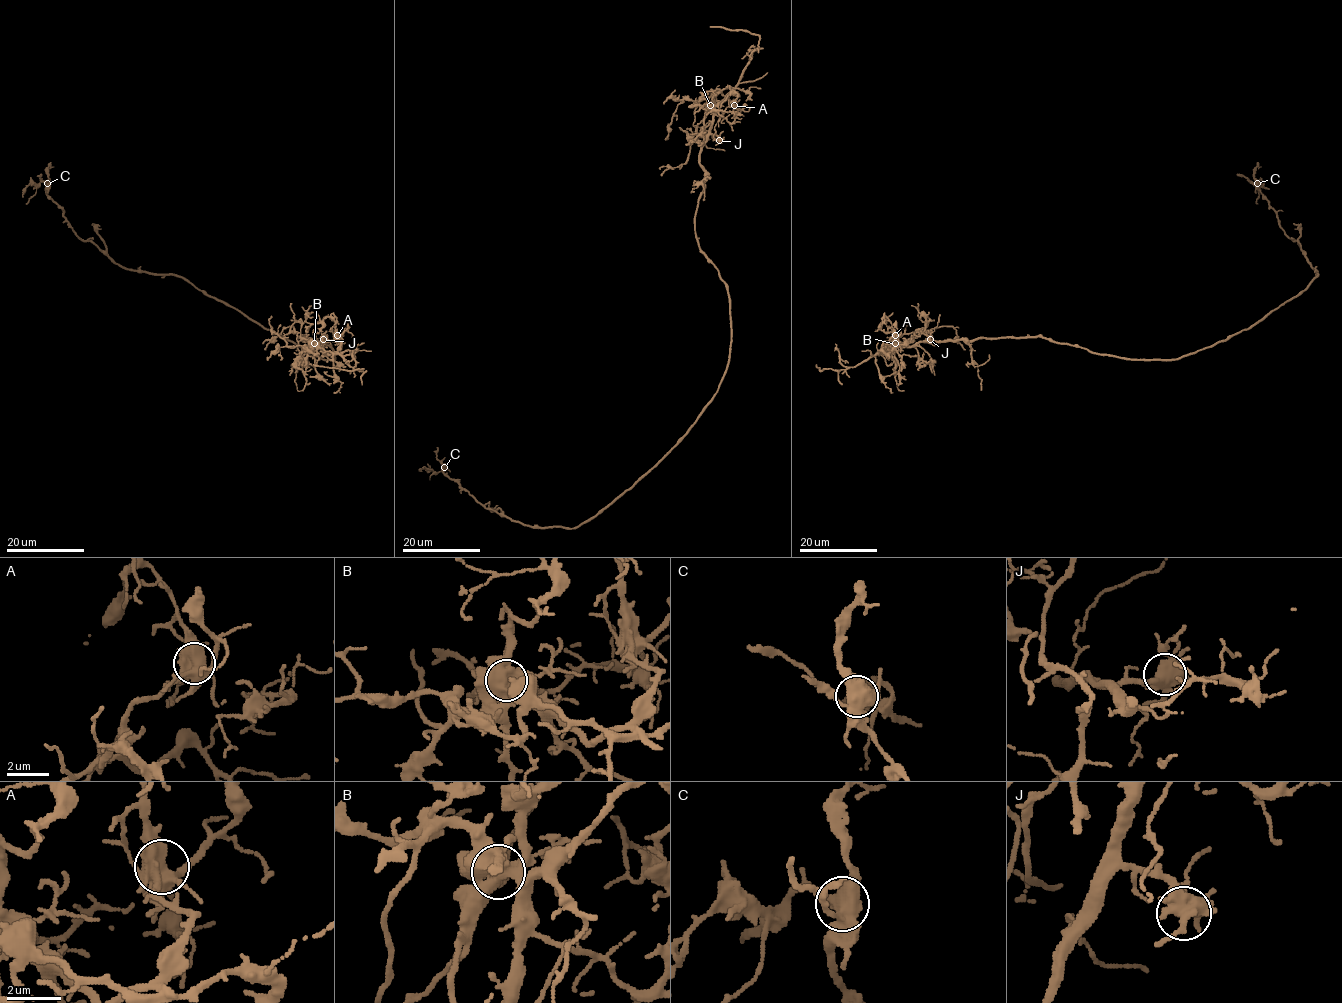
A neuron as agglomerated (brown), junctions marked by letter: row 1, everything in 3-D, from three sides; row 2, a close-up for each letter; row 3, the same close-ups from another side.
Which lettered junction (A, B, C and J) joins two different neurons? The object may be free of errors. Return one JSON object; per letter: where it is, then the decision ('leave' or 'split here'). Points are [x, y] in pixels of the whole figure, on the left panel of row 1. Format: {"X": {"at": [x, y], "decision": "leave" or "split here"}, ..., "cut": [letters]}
{"A": {"at": [337, 335], "decision": "leave"}, "B": {"at": [314, 343], "decision": "split here"}, "C": {"at": [47, 183], "decision": "leave"}, "J": {"at": [323, 339], "decision": "leave"}, "cut": ["B"]}

